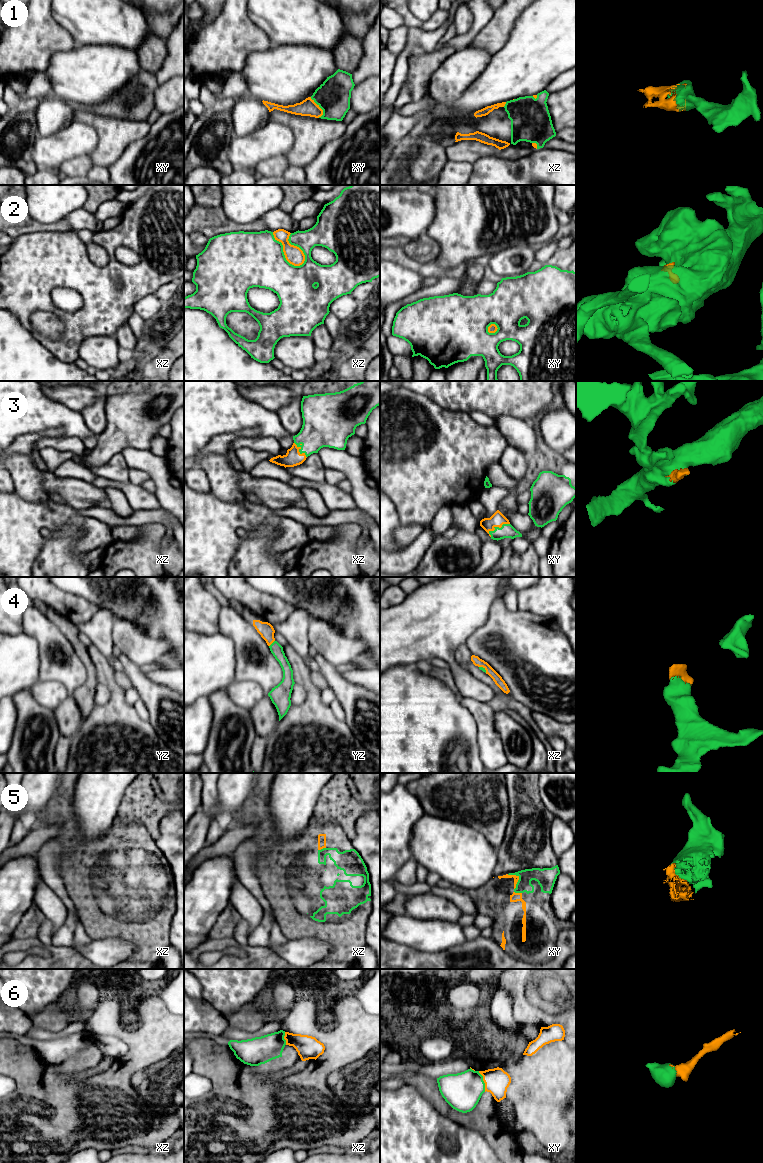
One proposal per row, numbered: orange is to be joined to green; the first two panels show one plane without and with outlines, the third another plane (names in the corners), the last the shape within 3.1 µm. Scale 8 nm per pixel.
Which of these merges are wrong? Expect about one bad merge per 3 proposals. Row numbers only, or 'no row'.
2

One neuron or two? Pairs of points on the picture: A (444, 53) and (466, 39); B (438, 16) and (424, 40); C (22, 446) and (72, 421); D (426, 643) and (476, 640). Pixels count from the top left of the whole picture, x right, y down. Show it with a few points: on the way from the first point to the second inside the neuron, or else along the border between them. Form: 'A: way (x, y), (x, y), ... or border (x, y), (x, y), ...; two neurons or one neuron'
A: border (442, 46), (448, 46), (455, 50); two neurons
B: border (448, 15), (432, 30), (420, 27); two neurons
C: border (64, 429), (61, 427), (47, 428), (38, 432); two neurons
D: border (482, 624), (470, 634), (465, 643); two neurons

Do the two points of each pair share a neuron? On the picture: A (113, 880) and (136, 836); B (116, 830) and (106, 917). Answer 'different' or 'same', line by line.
A: same
B: same

